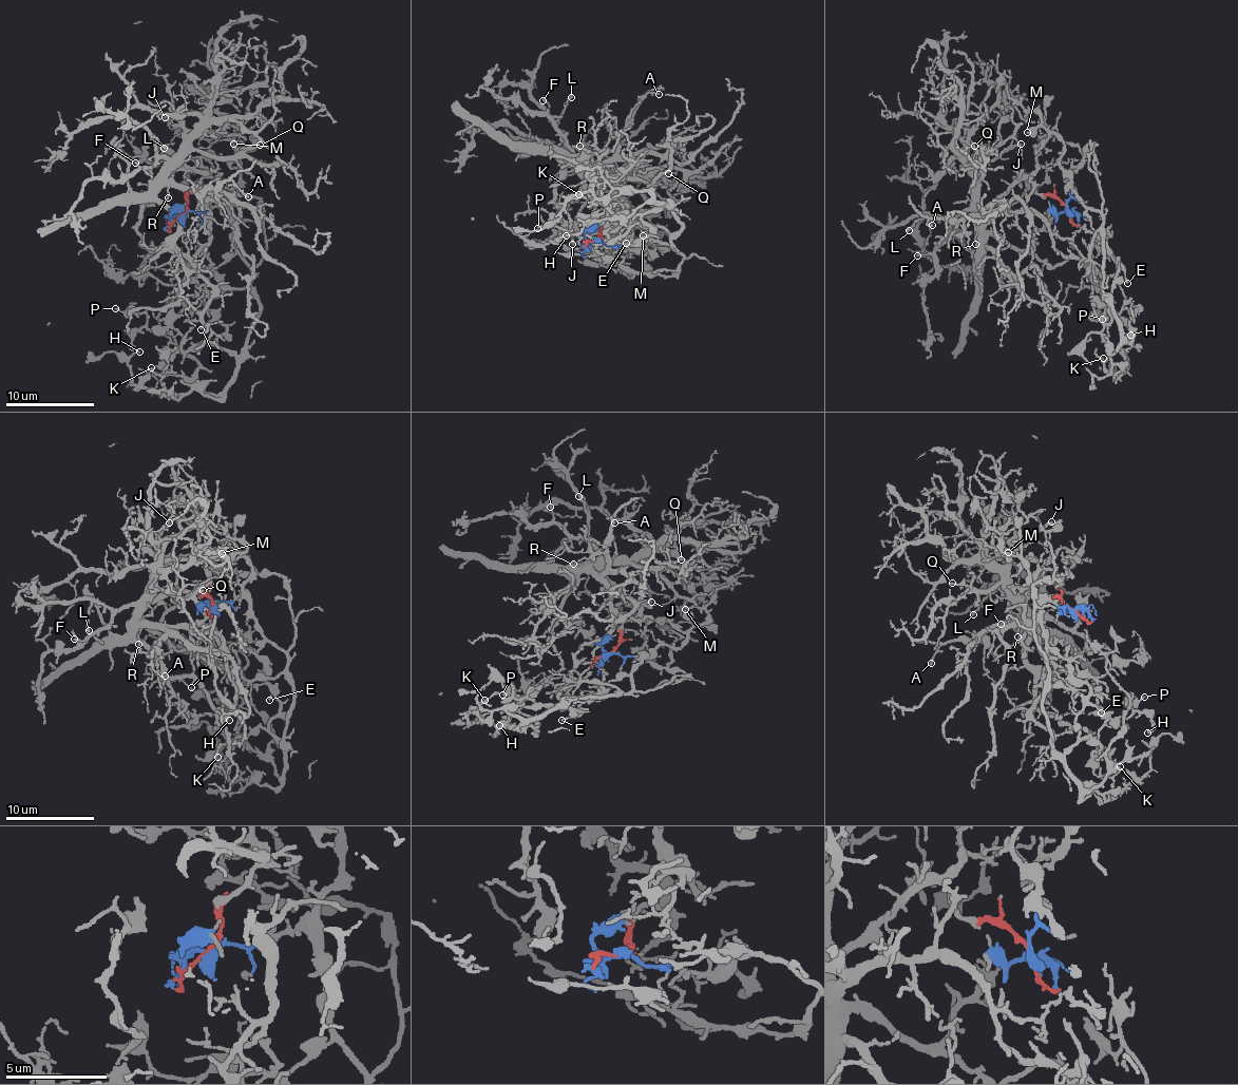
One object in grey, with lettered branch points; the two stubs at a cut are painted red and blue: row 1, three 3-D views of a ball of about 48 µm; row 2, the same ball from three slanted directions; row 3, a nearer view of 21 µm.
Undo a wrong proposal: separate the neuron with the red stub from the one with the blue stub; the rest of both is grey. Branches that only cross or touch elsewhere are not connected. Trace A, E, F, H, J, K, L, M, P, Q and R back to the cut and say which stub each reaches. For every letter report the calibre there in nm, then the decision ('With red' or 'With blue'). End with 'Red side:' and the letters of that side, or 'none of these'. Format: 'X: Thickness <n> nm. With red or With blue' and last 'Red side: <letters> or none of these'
A: Thickness 140 nm. With red
E: Thickness 130 nm. With blue
F: Thickness 140 nm. With red
H: Thickness 170 nm. With blue
J: Thickness 220 nm. With red
K: Thickness 140 nm. With blue
L: Thickness 180 nm. With red
M: Thickness 280 nm. With blue
P: Thickness 130 nm. With blue
Q: Thickness 160 nm. With red
R: Thickness 130 nm. With red
Red side: A, F, J, L, Q, R

